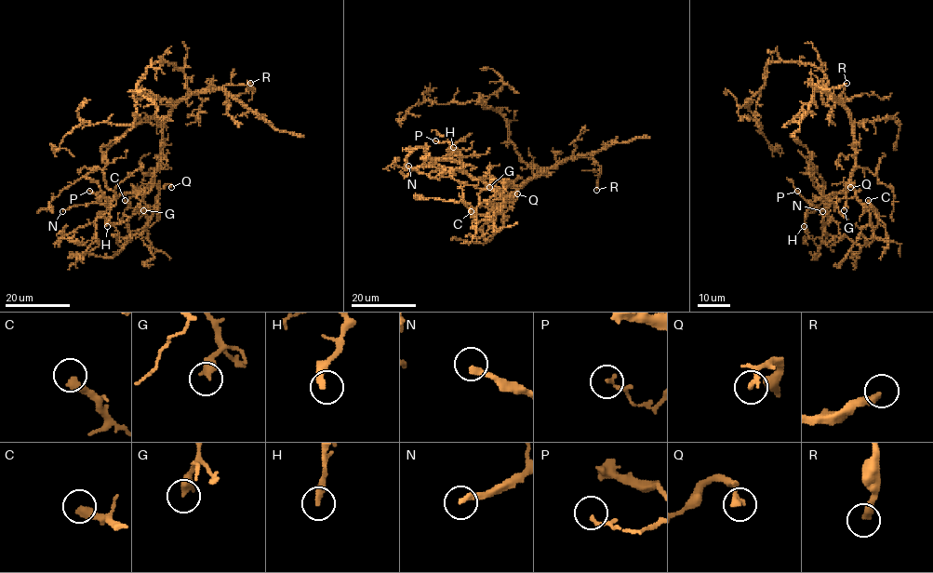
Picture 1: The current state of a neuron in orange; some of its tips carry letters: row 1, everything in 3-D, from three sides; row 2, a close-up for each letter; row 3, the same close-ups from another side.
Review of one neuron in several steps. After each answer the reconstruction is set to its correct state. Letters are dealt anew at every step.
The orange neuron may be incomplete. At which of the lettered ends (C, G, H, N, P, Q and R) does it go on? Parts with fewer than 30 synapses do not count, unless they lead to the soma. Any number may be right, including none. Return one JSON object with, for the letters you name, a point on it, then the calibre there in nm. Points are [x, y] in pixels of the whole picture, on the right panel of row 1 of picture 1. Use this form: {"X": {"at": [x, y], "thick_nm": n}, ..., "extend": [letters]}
{"H": {"at": [804, 226], "thick_nm": 260}, "N": {"at": [822, 211], "thick_nm": 260}, "R": {"at": [846, 83], "thick_nm": 320}, "extend": ["H", "N", "R"]}

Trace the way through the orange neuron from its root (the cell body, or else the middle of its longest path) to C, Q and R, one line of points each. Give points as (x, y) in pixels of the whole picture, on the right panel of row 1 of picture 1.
C: (829, 94), (845, 107), (853, 122), (855, 168), (851, 173), (851, 183), (855, 196), (872, 208), (868, 200)
Q: (829, 94), (845, 107), (853, 122), (855, 168), (851, 173), (851, 183), (854, 189), (853, 184), (850, 187)
R: (829, 94), (814, 85), (830, 89), (846, 83)

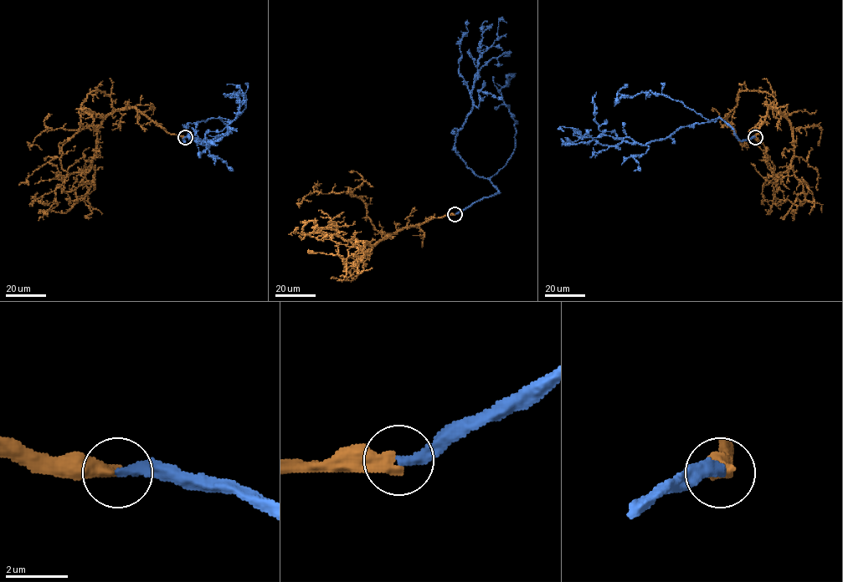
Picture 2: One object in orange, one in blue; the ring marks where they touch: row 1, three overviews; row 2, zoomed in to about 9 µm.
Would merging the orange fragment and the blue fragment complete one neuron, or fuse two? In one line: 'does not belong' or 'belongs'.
belongs

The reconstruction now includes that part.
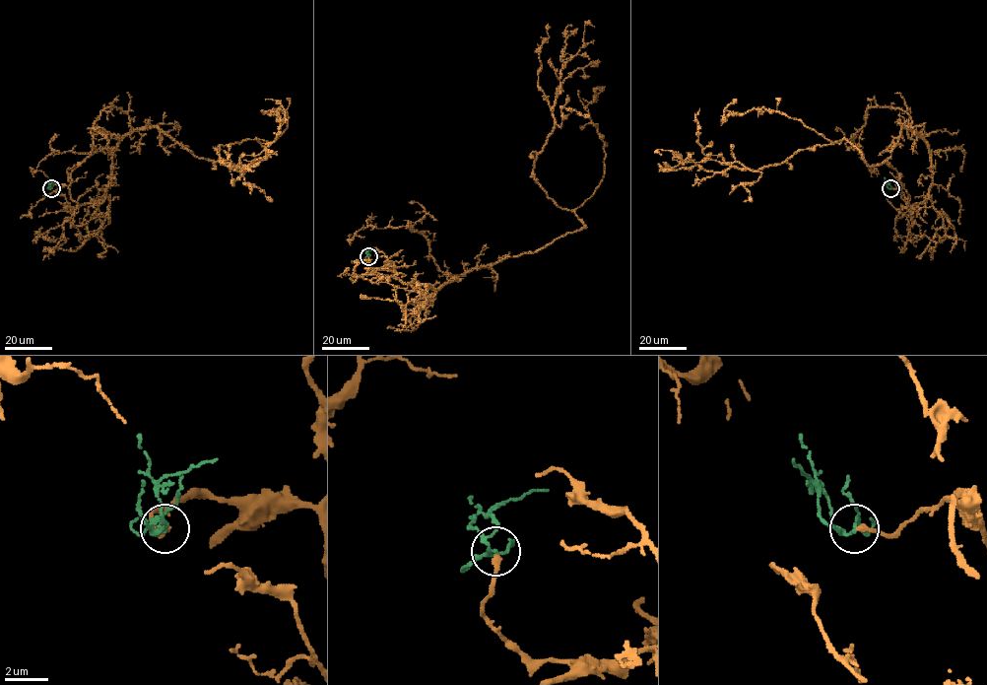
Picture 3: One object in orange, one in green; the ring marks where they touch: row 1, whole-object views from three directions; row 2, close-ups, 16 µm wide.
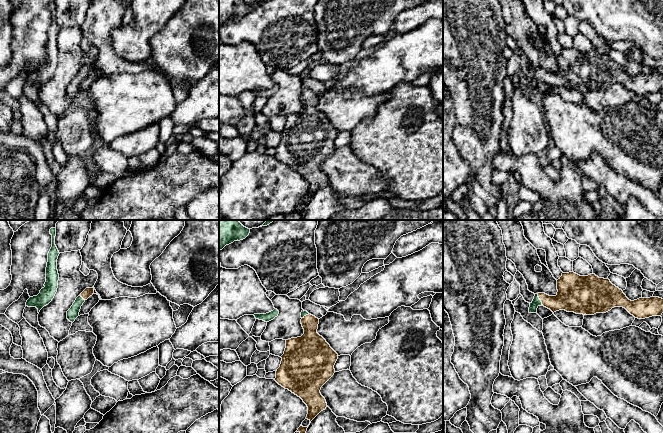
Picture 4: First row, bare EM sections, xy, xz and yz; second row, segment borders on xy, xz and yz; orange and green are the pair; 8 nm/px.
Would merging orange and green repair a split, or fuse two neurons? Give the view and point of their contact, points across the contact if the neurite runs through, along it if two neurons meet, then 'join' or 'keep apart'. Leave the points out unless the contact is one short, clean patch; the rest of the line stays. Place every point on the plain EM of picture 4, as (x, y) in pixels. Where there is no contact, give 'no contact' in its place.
meets orange in yz at (540, 75); runs through yz (571, 72), (564, 76), (540, 75), (536, 78); join

